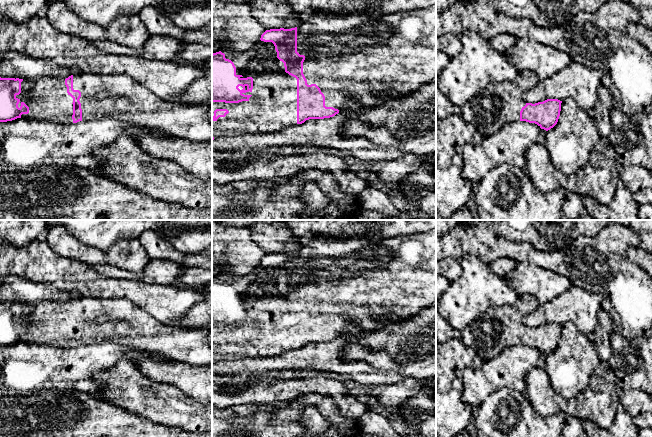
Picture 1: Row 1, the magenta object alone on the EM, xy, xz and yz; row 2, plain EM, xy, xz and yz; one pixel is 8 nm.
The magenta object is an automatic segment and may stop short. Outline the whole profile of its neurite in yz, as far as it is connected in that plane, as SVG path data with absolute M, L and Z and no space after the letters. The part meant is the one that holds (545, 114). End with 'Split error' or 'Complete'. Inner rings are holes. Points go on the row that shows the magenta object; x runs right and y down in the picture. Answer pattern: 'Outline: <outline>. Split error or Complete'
Outline: M519 71L512 81L492 82L458 108L457 112L483 137L515 121L535 123L548 131L558 122L562 101L547 99L535 104L526 103L522 95L538 82L534 72Z. Split error

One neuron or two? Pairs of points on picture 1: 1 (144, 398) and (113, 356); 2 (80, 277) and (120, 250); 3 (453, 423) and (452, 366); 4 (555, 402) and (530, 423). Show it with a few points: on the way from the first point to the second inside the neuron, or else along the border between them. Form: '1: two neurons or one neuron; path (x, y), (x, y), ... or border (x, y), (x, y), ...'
1: two neurons; border (134, 362), (120, 359), (110, 368), (97, 374)
2: two neurons; border (68, 257), (82, 261), (90, 266)
3: one neuron; path (452, 409), (452, 380)
4: two neurons; border (526, 396), (532, 408), (541, 416), (563, 413)

